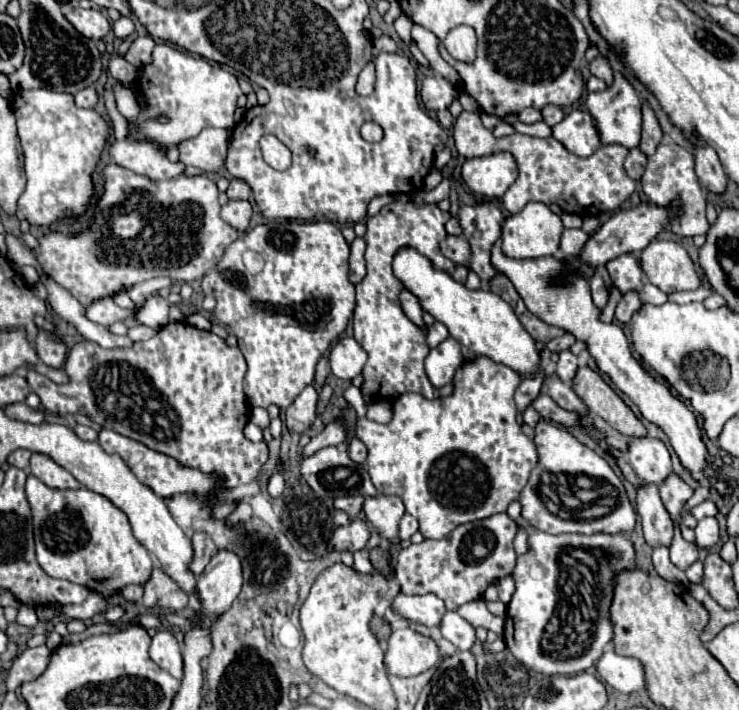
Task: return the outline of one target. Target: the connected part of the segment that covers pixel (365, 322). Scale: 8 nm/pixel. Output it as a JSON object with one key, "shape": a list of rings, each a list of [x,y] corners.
{"shape":[[[392,202],[384,206],[376,216],[366,220],[368,232],[364,236],[366,240],[366,278],[356,286],[356,308],[354,308],[354,338],[358,344],[368,352],[368,362],[362,370],[364,384],[362,384],[362,396],[366,404],[390,400],[404,392],[416,392],[424,394],[424,398],[434,400],[438,396],[450,396],[454,386],[451,382],[448,386],[436,388],[426,376],[424,360],[428,356],[428,344],[426,344],[426,330],[416,326],[404,310],[400,310],[400,290],[404,284],[392,274],[392,258],[396,256],[396,250],[400,246],[412,246],[420,254],[424,254],[436,270],[444,270],[452,274],[456,268],[452,260],[444,258],[440,254],[440,242],[446,238],[444,224],[448,222],[450,212],[442,212],[436,204],[428,206],[414,206],[410,202]]]}

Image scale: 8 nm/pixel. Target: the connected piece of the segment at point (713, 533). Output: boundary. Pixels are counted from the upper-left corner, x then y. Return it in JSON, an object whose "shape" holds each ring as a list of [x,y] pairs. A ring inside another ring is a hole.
{"shape":[[[704,518],[698,522],[698,526],[694,528],[696,532],[696,544],[700,548],[710,548],[716,544],[718,540],[718,522],[716,518]]]}

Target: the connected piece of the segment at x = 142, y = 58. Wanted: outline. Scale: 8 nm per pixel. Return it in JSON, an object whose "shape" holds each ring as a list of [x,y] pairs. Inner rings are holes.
{"shape":[[[146,36],[146,38],[136,38],[134,42],[132,42],[132,46],[130,46],[130,50],[124,54],[124,58],[132,64],[132,66],[136,66],[136,68],[142,68],[142,66],[146,66],[148,62],[152,62],[152,50],[154,50],[154,40],[150,38],[150,36]]]}

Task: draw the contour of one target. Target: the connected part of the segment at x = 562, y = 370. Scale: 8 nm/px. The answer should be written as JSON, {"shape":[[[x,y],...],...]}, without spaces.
{"shape":[[[570,350],[560,352],[560,360],[558,360],[558,364],[556,364],[556,374],[558,374],[558,378],[560,378],[564,384],[572,384],[576,372],[578,372],[578,358],[576,358]]]}

